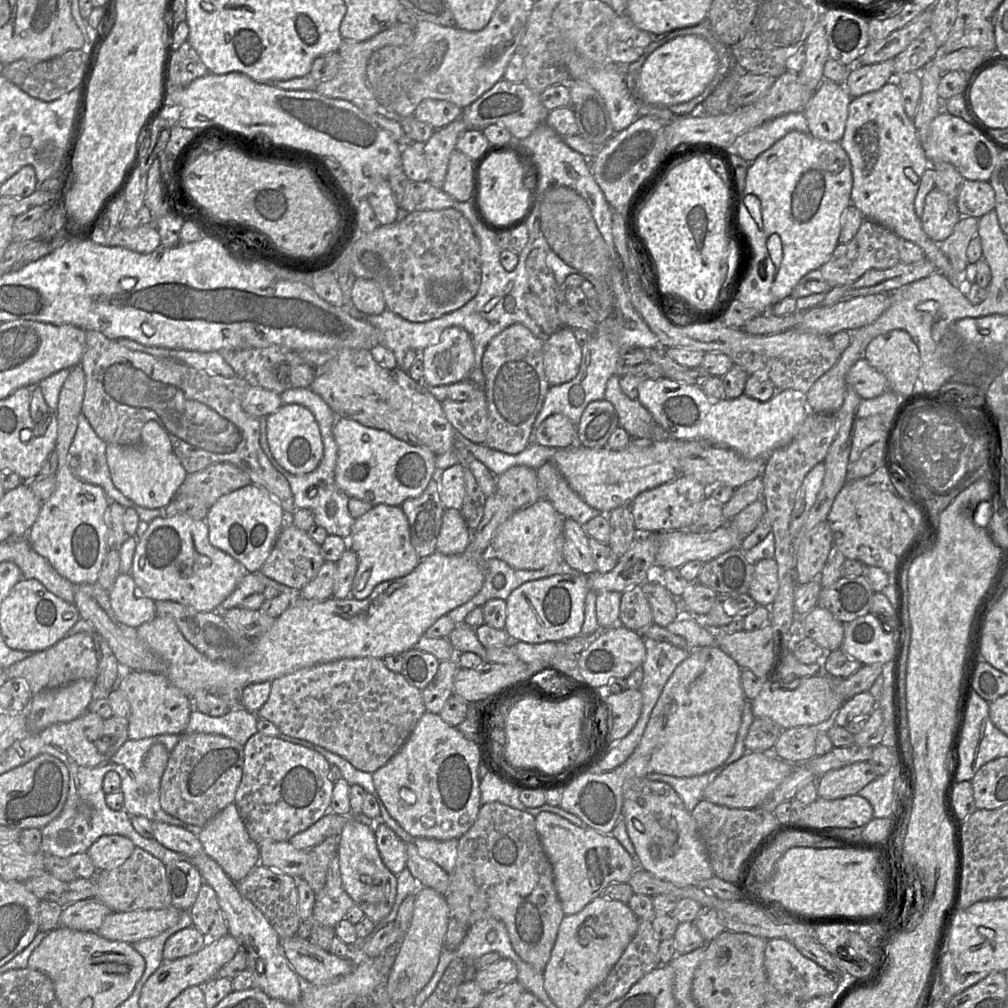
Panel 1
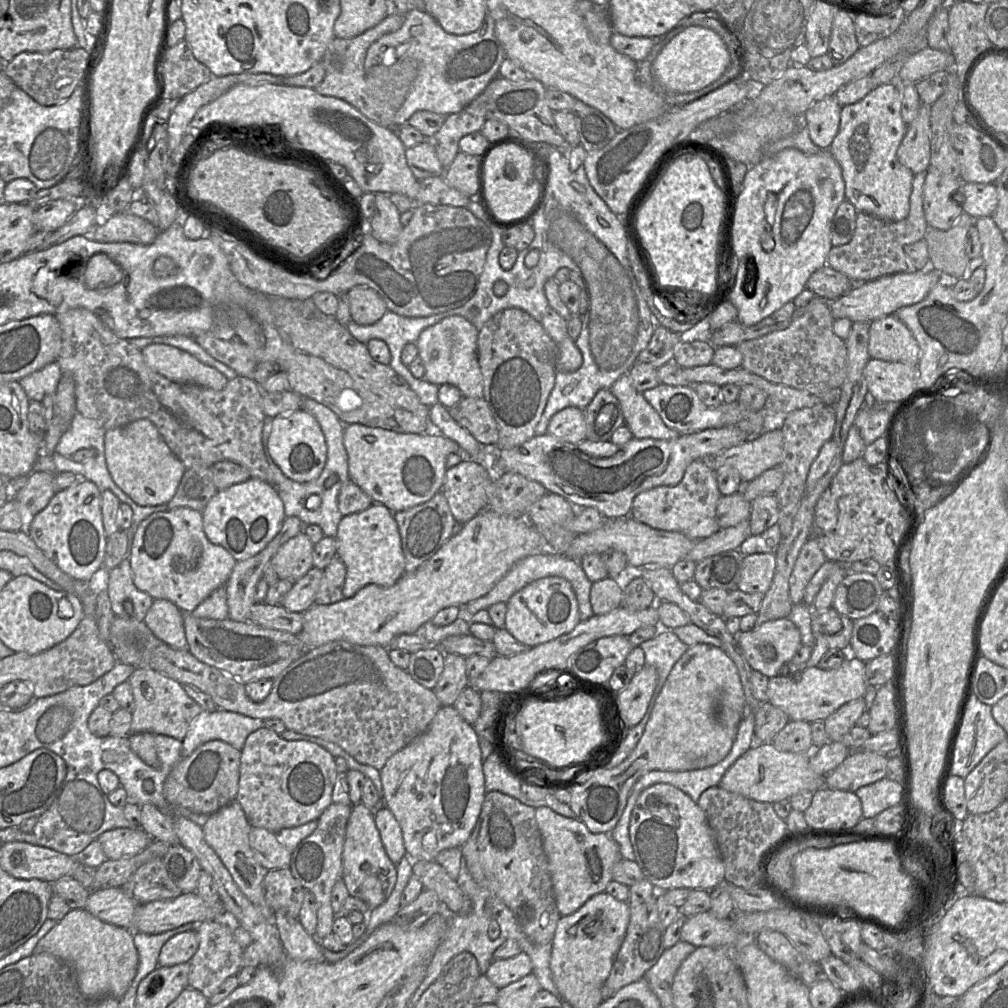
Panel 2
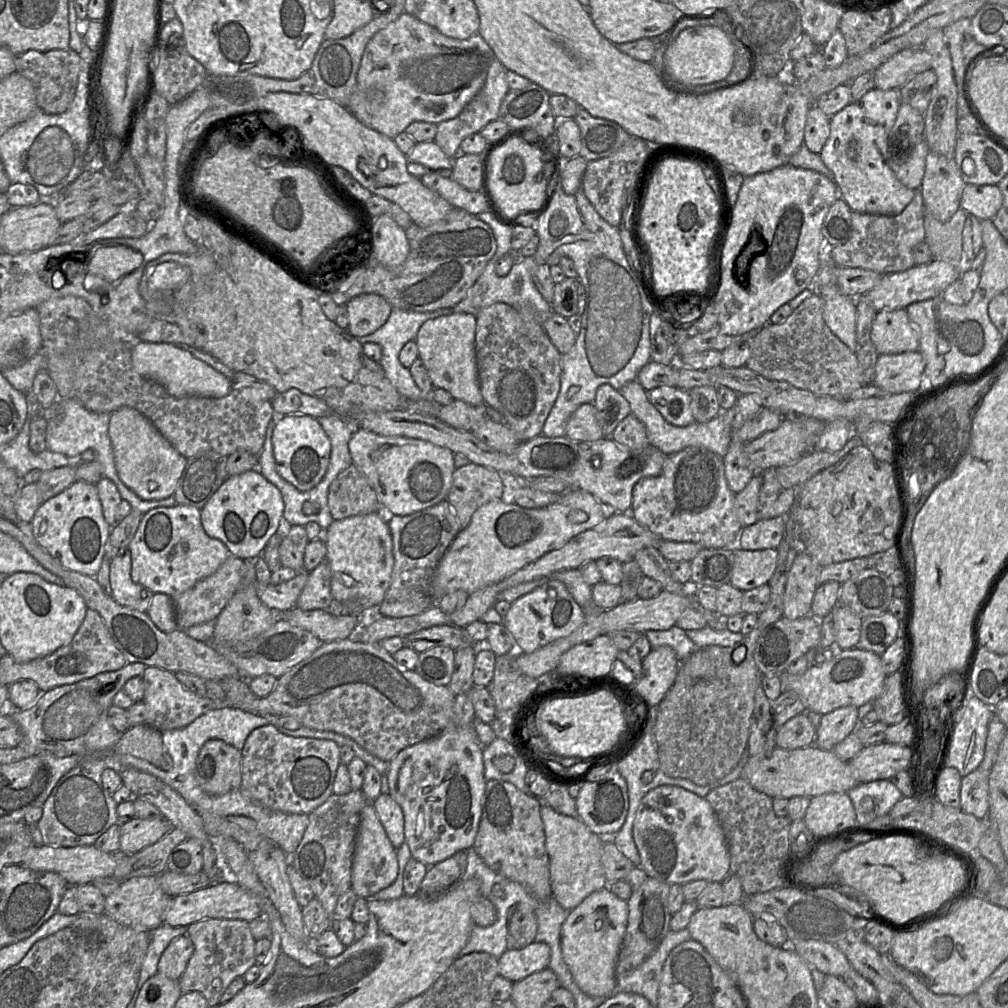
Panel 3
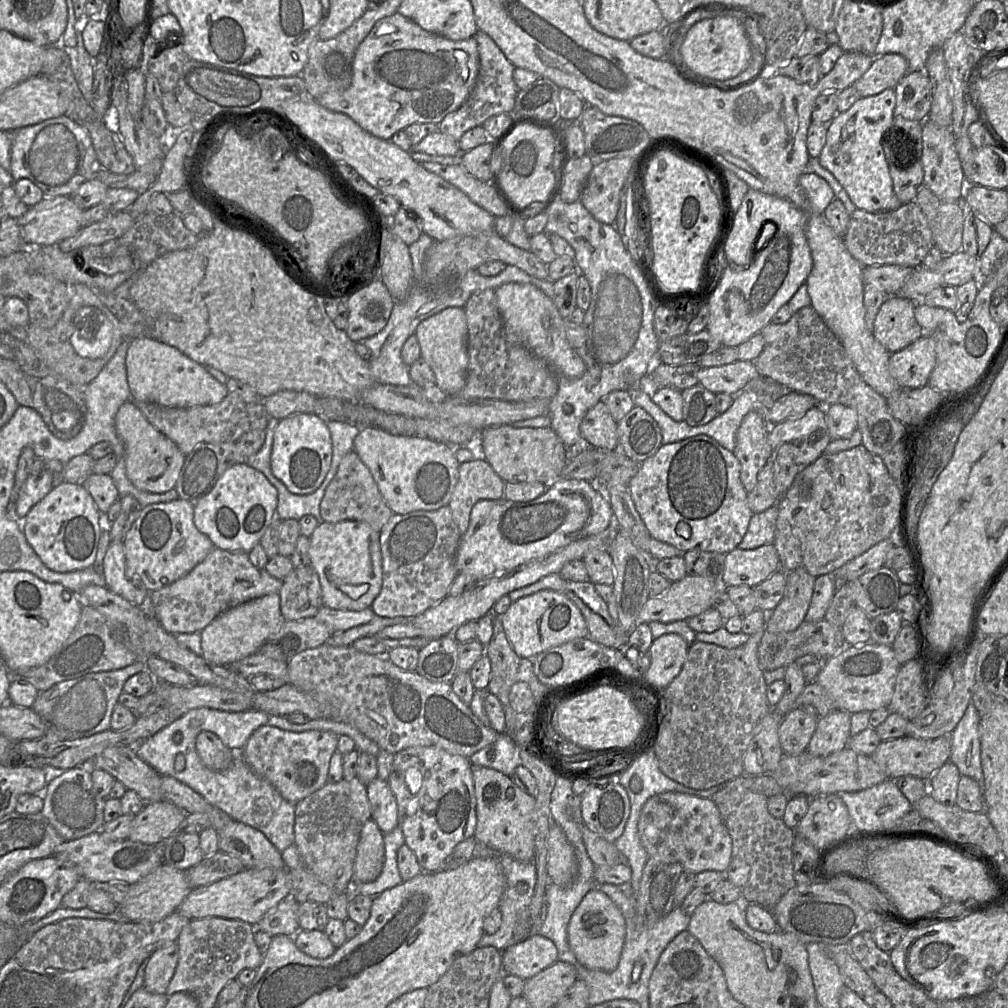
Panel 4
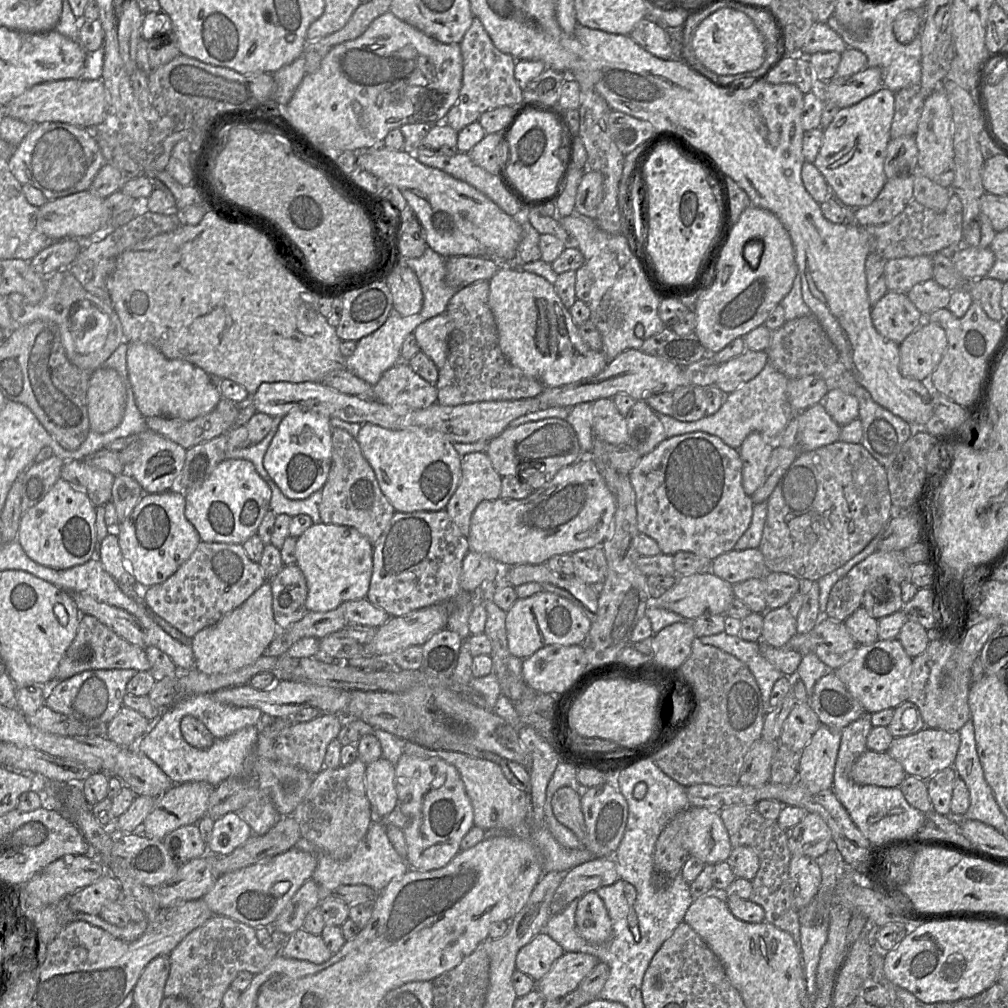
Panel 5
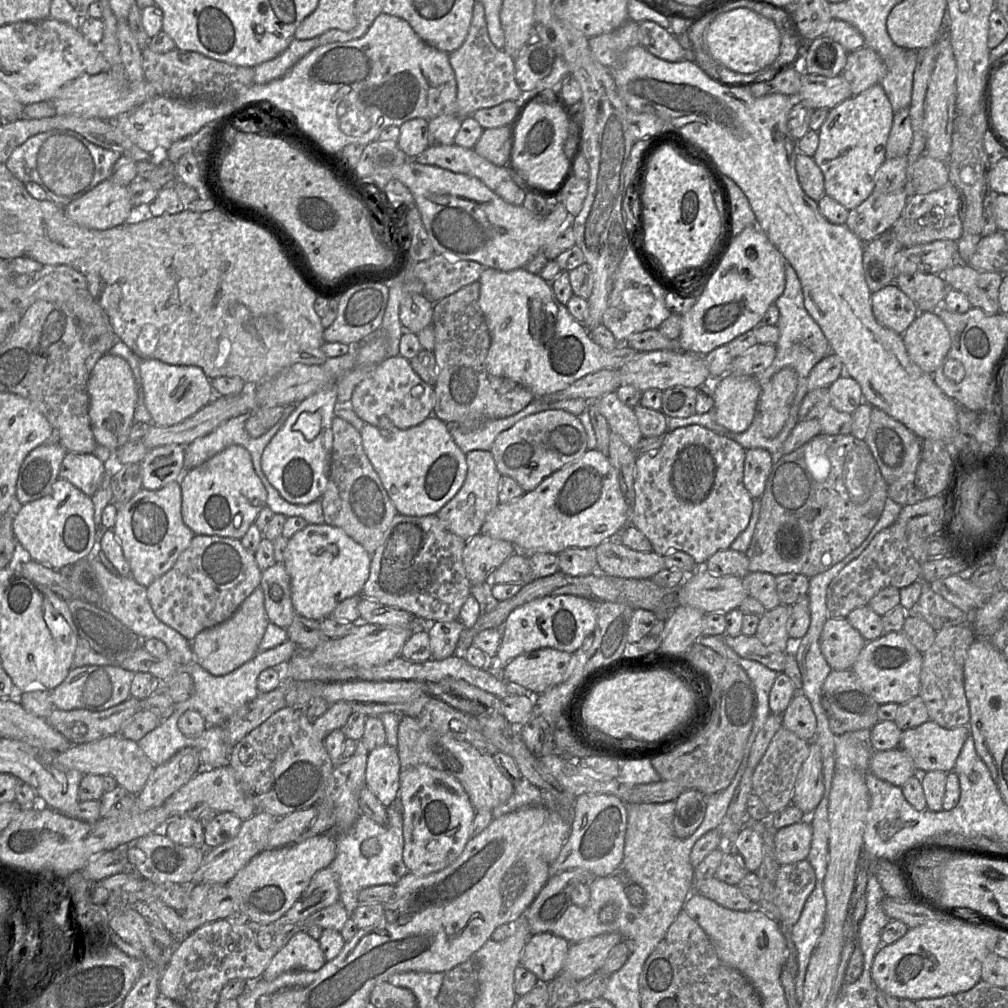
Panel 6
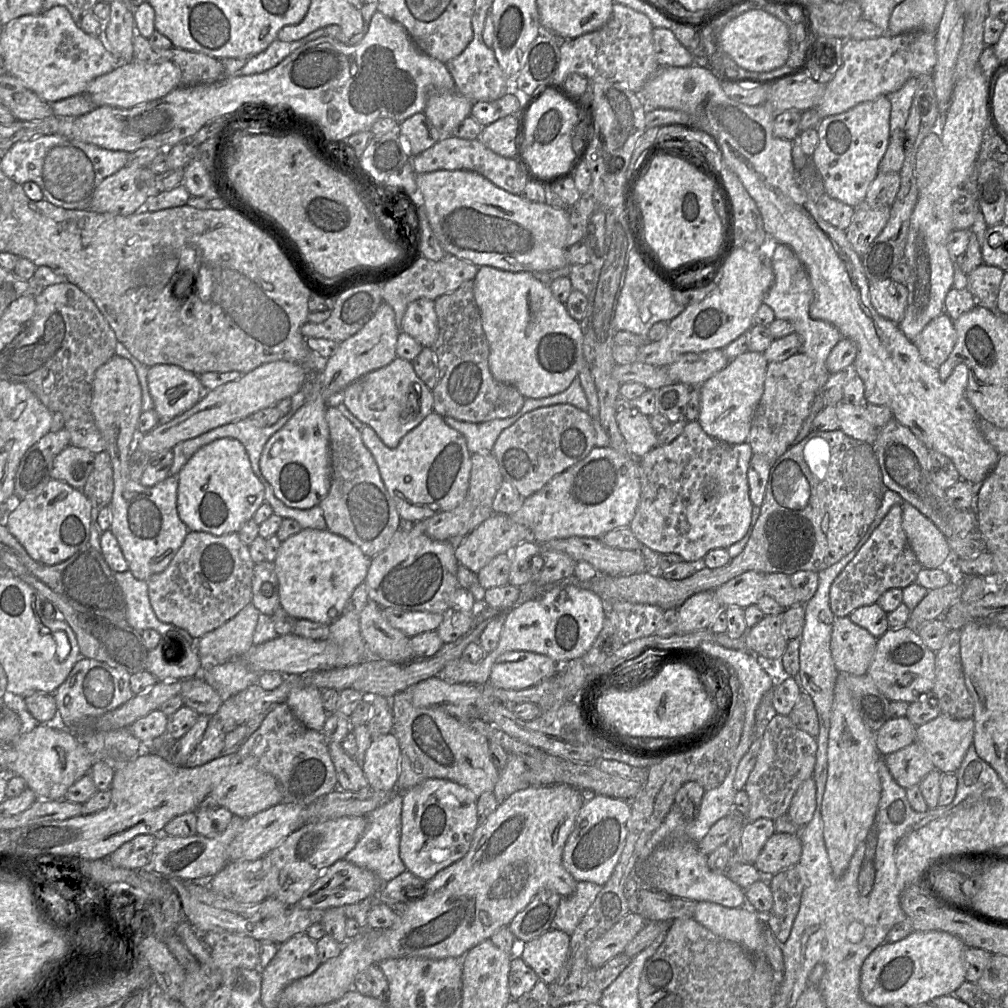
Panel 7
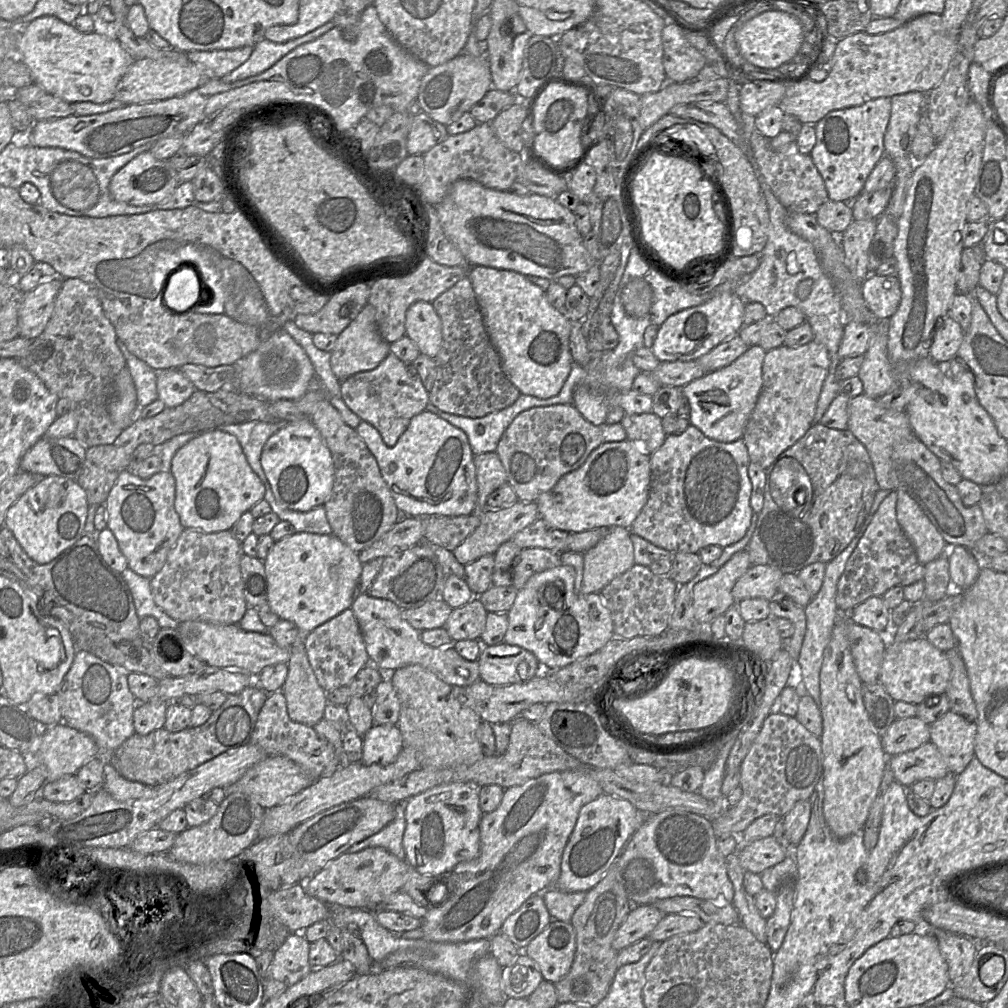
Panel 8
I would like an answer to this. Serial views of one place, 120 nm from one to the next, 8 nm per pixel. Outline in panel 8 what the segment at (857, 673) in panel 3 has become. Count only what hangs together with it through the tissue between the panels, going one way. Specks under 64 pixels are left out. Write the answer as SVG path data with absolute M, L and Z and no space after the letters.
M888 635L879 682L895 701L918 705L931 695L943 694L948 686L950 674L951 666L946 653L931 644L925 636L894 643Z

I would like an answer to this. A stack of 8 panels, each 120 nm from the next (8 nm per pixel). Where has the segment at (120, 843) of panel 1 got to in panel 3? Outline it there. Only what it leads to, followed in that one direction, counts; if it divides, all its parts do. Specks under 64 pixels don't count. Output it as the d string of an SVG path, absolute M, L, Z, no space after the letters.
M163 816L146 819L136 817L119 825L119 851L124 854L133 854L154 844L172 828Z

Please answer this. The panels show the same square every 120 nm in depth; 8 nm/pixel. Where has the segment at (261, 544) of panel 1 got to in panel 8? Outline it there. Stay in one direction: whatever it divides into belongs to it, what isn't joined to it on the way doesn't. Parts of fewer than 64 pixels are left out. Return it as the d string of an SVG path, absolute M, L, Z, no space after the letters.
M220 429L199 433L173 456L174 507L184 529L230 531L240 516L264 499L265 487L250 467L237 438Z

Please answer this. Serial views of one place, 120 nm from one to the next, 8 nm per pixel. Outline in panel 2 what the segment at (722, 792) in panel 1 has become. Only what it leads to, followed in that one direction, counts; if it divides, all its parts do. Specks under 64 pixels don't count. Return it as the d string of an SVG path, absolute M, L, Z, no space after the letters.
M756 743L725 772L719 786L729 792L746 798L767 803L775 803L802 792L815 792L824 787L824 777L815 773L809 765L809 754L785 752L777 749L773 743Z

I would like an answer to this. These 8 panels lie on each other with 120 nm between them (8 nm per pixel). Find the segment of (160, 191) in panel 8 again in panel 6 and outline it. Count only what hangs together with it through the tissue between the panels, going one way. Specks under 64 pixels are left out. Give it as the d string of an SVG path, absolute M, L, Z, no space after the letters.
M107 179L64 209L77 225L106 230L126 223L133 208L128 187Z

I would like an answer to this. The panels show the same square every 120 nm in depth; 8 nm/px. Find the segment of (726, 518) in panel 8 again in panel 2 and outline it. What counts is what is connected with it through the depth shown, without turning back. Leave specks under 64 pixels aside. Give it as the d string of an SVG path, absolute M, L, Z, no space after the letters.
M695 460L688 465L676 486L658 486L638 494L632 502L629 516L654 529L679 532L698 541L720 530L716 518L720 498L716 470L710 466L709 460Z

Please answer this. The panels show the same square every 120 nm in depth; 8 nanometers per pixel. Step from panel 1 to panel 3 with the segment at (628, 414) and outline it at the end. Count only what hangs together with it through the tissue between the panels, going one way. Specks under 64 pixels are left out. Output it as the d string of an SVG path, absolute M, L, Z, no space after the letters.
M632 381L618 390L628 401L633 414L641 421L647 431L649 445L658 448L666 456L680 452L688 447L703 447L722 458L728 452L732 439L732 422L734 419L734 407L727 411L721 411L716 417L705 423L693 423L689 426L678 427L667 422L661 413L654 407L648 398L646 391L638 381Z

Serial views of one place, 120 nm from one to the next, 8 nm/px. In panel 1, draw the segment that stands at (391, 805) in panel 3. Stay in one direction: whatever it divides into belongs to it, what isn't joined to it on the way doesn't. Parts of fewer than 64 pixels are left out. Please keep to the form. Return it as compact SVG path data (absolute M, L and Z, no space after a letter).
M382 821L374 823L374 832L383 863L397 876L406 867L406 843Z

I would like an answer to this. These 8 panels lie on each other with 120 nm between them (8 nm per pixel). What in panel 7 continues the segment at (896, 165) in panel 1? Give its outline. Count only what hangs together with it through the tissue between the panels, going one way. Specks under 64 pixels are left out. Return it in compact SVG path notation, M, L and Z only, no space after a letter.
M879 96L820 121L817 126L818 144L810 158L822 177L824 191L828 196L855 209L863 204L889 144L890 113L889 99Z

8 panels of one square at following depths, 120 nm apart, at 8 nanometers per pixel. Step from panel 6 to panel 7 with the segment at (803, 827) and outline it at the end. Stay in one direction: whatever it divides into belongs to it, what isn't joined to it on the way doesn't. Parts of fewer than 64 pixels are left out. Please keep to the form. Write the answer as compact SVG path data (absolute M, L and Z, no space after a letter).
M775 832L766 841L754 866L763 877L771 877L797 865L801 853L802 845L799 835Z

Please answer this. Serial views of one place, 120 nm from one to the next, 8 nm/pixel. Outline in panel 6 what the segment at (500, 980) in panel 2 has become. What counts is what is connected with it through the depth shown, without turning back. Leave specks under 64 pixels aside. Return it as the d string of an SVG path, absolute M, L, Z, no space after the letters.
M552 932L531 935L520 964L537 977L538 983L549 983L562 971L570 946L569 941Z

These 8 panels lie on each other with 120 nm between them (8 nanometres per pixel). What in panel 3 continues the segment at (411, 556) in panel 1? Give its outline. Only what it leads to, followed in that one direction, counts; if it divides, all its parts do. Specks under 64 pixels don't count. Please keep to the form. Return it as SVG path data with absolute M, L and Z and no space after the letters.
M382 512L355 515L335 520L323 531L326 561L331 568L331 594L340 604L340 614L359 613L379 606L391 584L394 566L393 541L386 516Z

